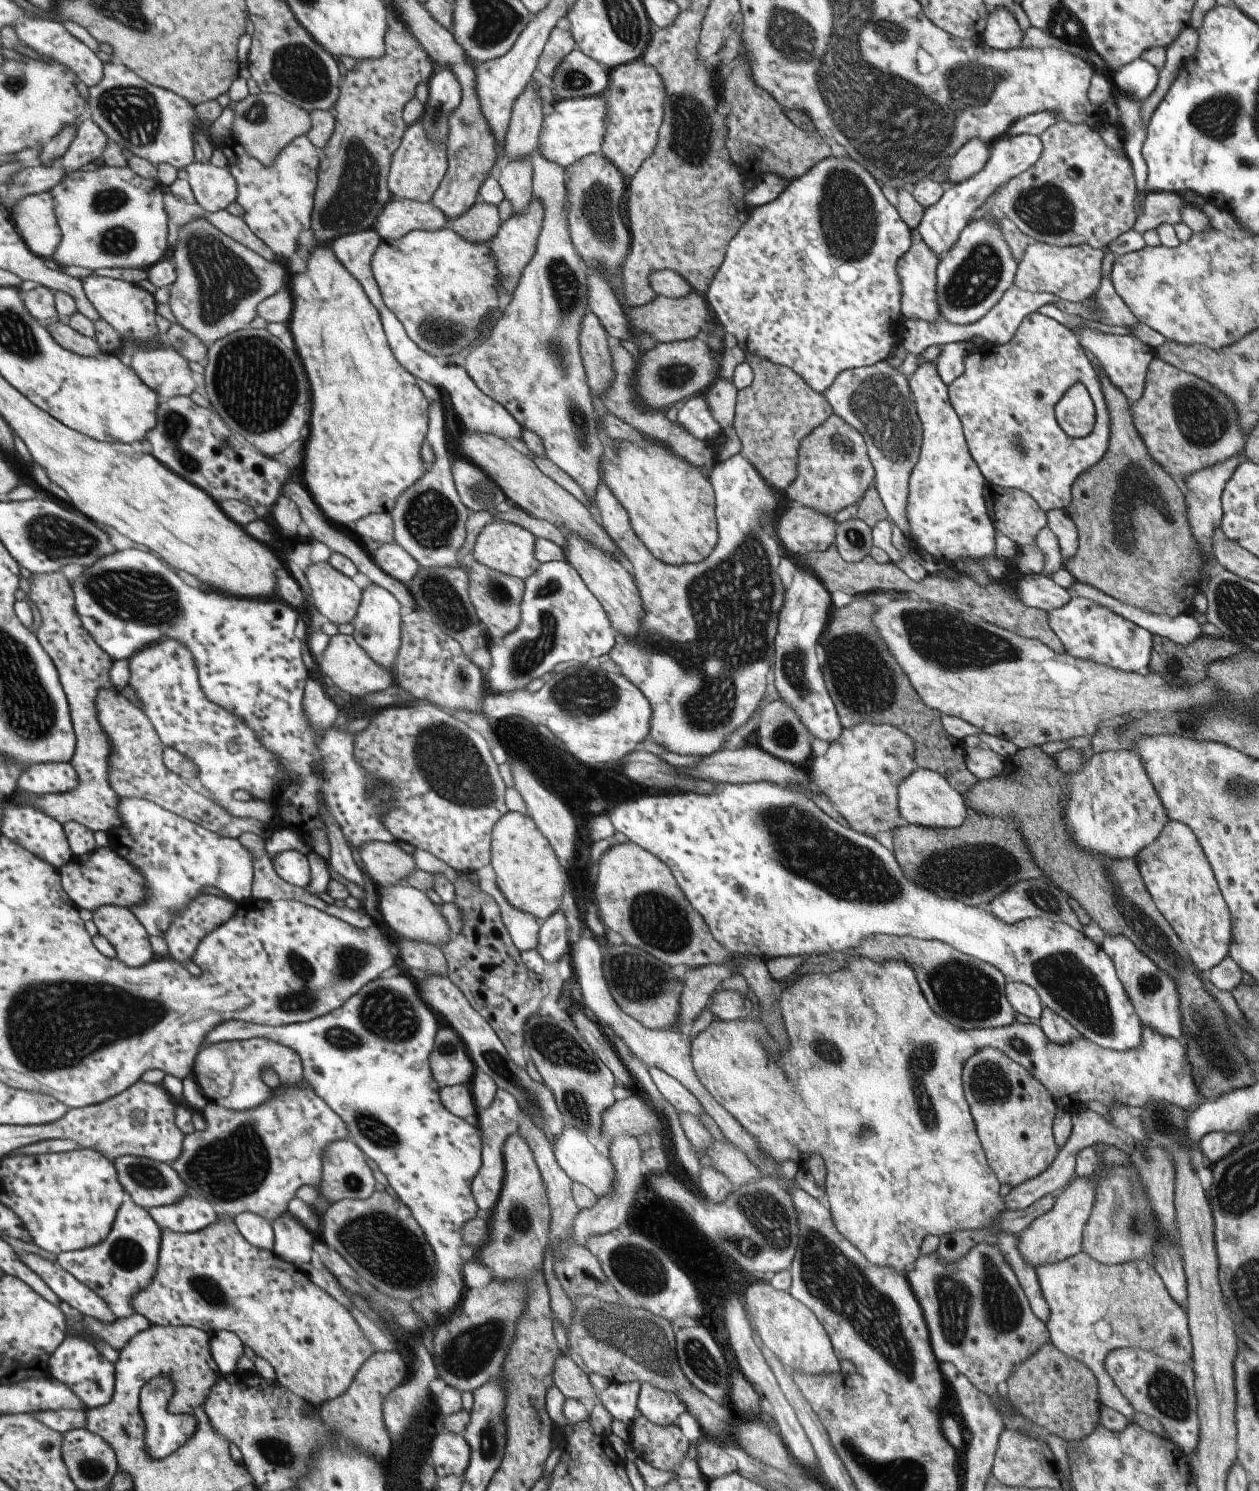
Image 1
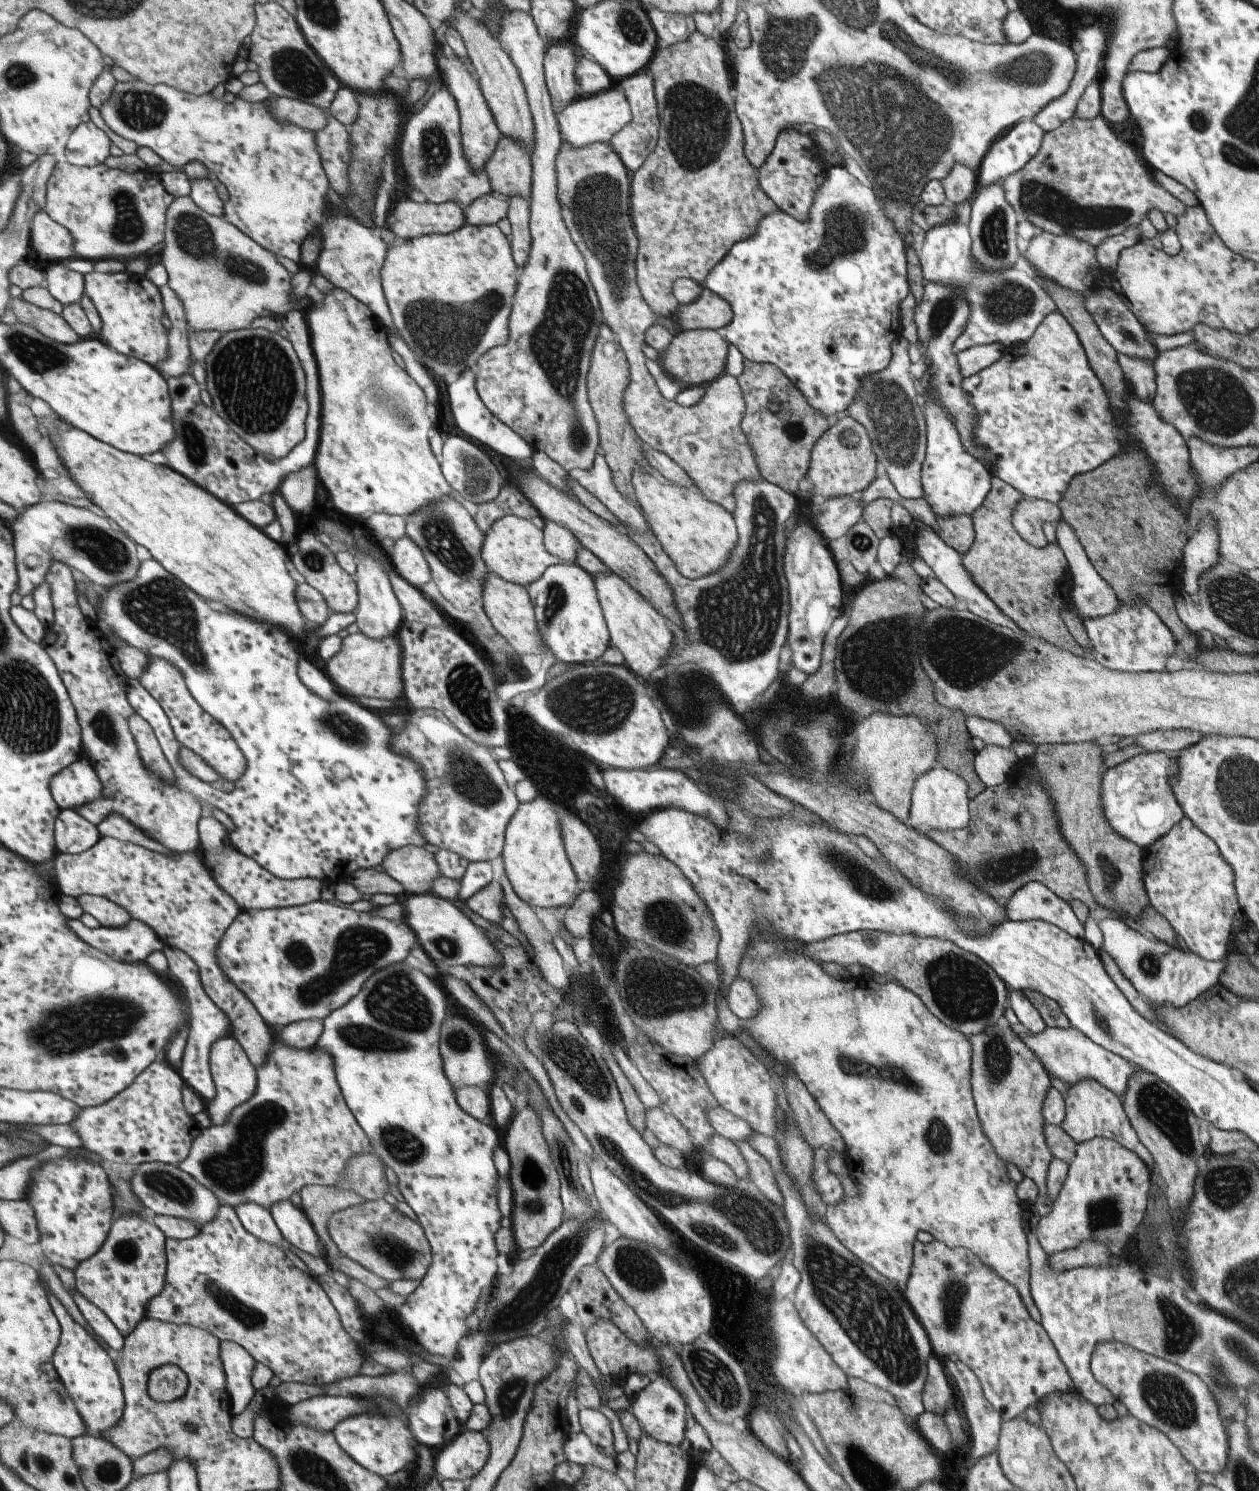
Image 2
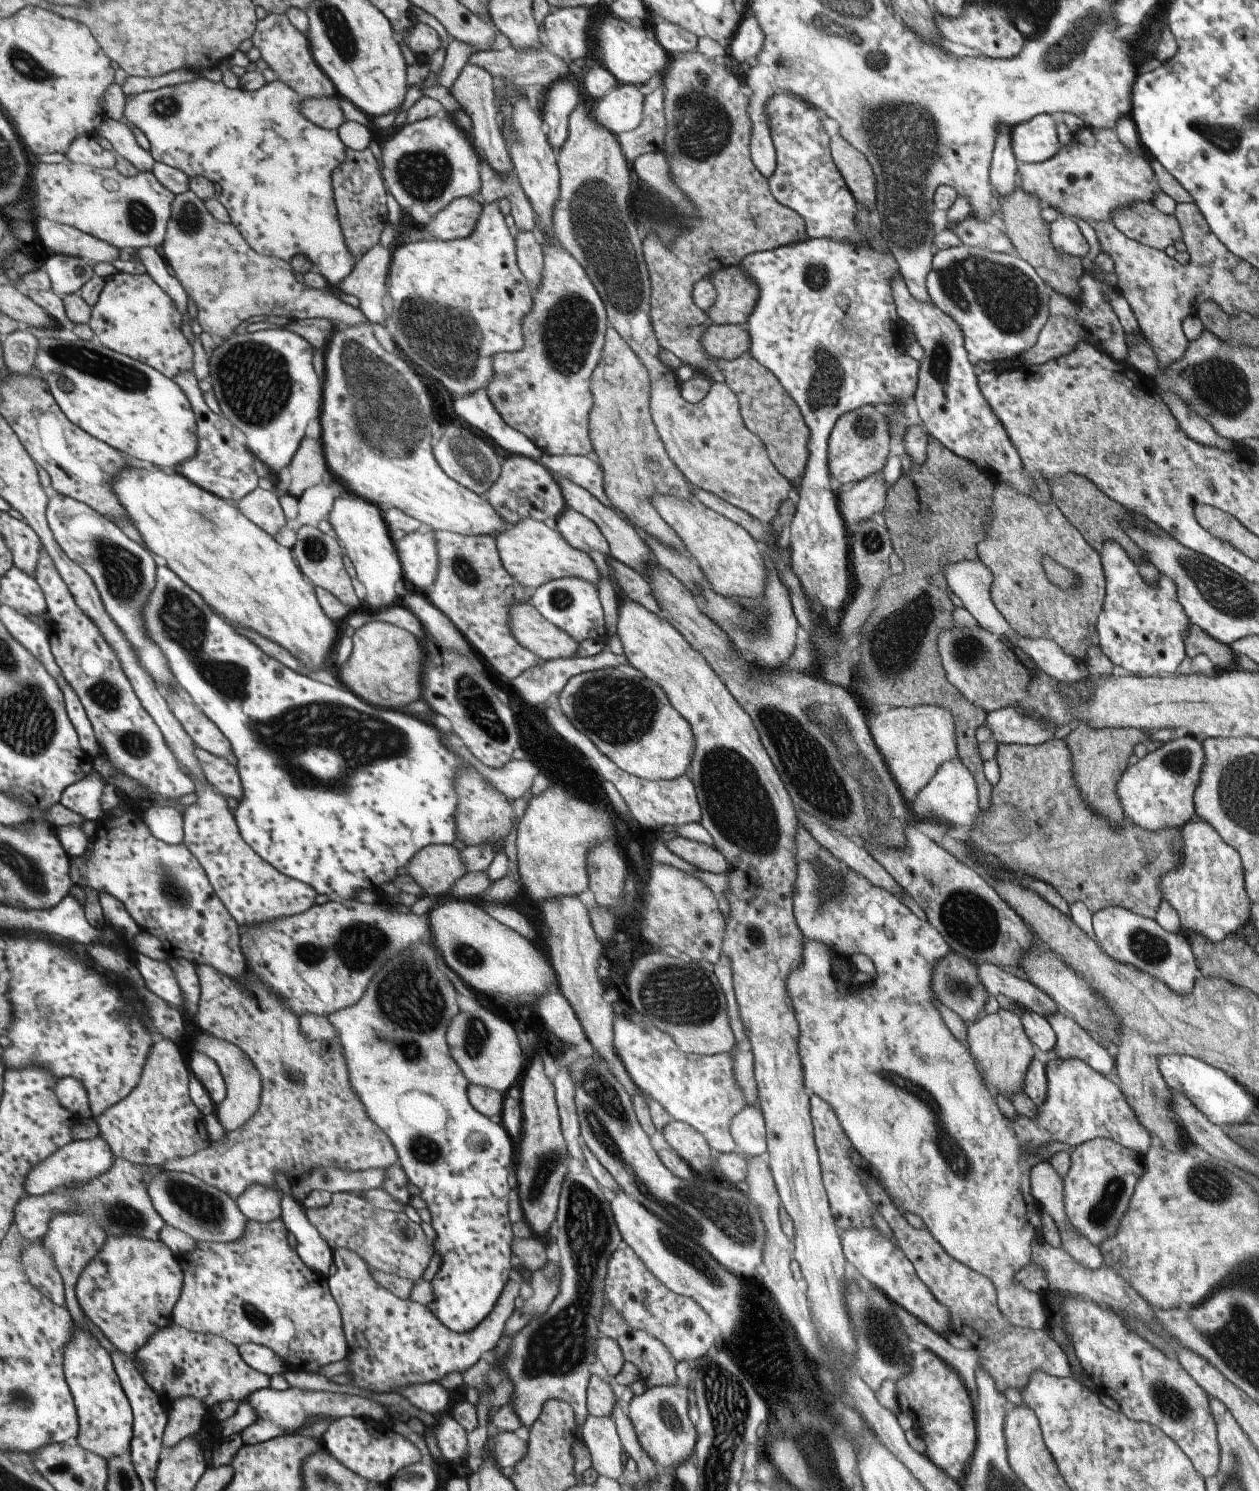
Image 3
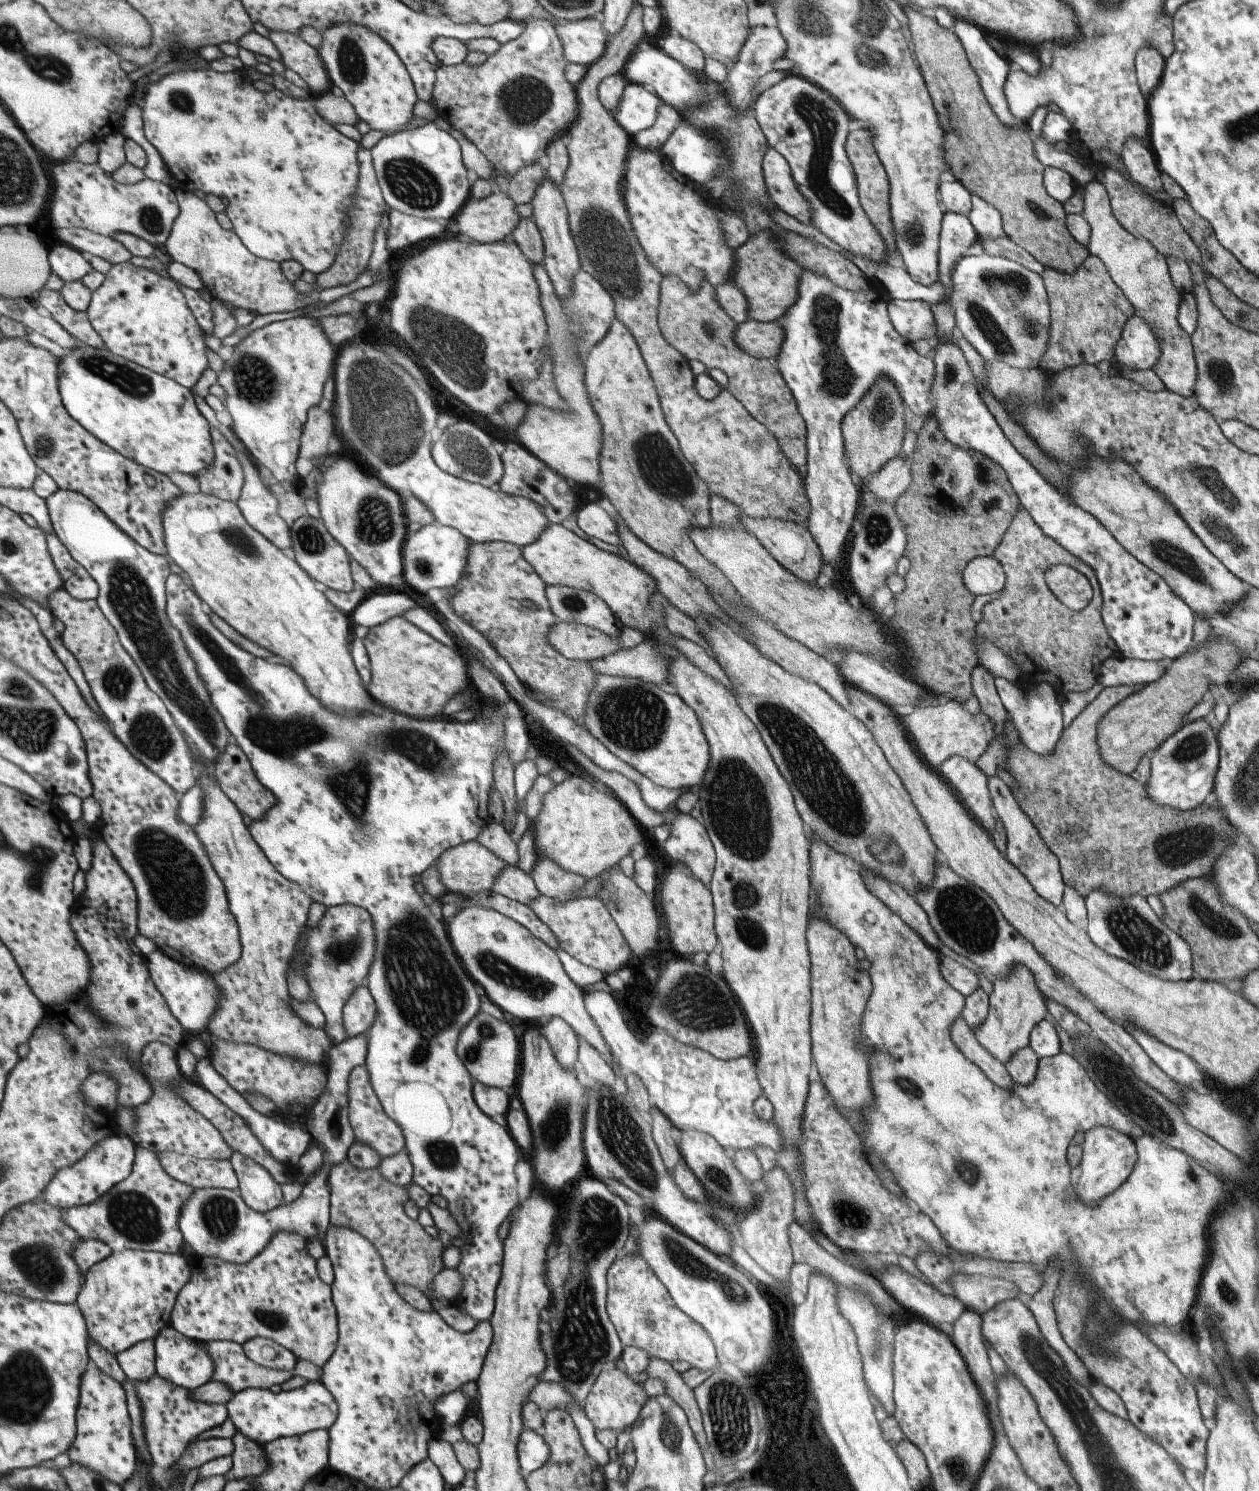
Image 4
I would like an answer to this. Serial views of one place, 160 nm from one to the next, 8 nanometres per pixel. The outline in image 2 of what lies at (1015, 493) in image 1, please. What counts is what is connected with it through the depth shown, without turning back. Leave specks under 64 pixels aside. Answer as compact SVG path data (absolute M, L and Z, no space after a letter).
M1021 496L1011 514L1011 524L1017 536L1034 548L1044 548L1047 545L1042 525L1046 522L1053 525L1060 519L1060 509L1056 504L1027 496Z

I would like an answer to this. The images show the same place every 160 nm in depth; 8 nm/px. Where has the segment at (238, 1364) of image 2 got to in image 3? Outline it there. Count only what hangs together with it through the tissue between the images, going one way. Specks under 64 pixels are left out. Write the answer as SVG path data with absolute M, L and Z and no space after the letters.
M245 1343L240 1346L240 1353L241 1358L257 1372L275 1376L275 1374L285 1374L285 1372L289 1371L285 1360L281 1356L277 1356L277 1352L273 1352L267 1346Z

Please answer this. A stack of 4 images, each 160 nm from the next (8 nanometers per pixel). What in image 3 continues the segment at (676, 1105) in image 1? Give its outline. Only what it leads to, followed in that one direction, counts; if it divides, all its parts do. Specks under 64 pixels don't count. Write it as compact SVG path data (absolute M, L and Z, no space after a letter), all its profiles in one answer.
M758 1105L744 1106L729 1126L736 1151L746 1156L762 1156L766 1153L766 1133Z

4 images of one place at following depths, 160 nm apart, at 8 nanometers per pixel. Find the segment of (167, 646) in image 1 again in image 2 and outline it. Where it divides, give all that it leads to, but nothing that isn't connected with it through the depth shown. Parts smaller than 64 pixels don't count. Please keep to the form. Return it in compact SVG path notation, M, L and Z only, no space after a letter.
M151 659L148 669L139 680L167 714L172 730L183 747L190 748L202 756L217 770L223 780L234 783L244 775L248 768L248 758L237 744L235 736L197 702L188 687L187 678L171 661Z

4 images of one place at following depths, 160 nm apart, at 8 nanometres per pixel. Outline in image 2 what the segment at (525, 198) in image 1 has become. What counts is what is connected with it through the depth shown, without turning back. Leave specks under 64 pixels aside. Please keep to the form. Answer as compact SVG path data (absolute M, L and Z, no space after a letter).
M508 197L506 218L510 224L512 236L513 260L523 266L527 262L530 251L530 232L528 229L528 201L520 197Z

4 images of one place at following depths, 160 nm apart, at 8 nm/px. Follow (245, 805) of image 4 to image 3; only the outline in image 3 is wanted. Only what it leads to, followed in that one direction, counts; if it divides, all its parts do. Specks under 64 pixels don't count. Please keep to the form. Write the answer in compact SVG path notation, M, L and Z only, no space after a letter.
M198 748L198 757L207 778L217 790L237 801L244 799L246 790L234 757L220 757L202 748Z

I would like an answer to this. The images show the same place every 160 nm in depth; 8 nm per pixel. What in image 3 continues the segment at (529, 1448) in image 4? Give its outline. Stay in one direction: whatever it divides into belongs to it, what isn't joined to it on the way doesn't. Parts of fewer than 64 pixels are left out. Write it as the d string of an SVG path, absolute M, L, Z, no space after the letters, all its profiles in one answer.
M495 1431L488 1435L488 1439L481 1451L480 1460L485 1462L485 1456L493 1456L499 1468L513 1468L527 1452L527 1443L519 1440L513 1432Z

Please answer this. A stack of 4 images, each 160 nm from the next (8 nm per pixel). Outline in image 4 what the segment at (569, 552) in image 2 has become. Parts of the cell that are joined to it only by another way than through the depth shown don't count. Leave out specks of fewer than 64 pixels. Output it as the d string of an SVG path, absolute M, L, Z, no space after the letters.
M597 501L577 510L575 524L585 536L593 536L617 546L620 544L617 523L599 506Z

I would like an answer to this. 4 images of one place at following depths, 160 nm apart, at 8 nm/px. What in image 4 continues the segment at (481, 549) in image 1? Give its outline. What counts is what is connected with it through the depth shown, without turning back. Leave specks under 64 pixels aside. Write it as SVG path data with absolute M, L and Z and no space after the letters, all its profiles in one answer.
M551 523L529 546L521 547L523 557L537 576L548 585L571 587L592 592L608 607L615 620L625 628L649 633L659 625L664 626L663 617L654 609L659 605L661 594L655 579L638 566L619 555L613 555L593 545L590 541L576 536L562 525Z

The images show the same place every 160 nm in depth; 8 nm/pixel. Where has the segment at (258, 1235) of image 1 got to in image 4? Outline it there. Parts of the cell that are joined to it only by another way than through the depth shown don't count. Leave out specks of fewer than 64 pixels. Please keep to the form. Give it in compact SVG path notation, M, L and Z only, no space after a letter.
M234 1151L232 1165L240 1179L245 1202L256 1211L270 1211L285 1202L284 1186L262 1164Z

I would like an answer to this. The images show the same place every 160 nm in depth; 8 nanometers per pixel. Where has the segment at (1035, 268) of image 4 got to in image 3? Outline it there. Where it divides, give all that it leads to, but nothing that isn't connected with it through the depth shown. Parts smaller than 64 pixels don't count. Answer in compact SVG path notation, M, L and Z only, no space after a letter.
M971 214L956 225L946 225L945 229L957 235L963 245L969 245L974 249L994 253L1006 253L1015 250L1001 225L980 221Z

